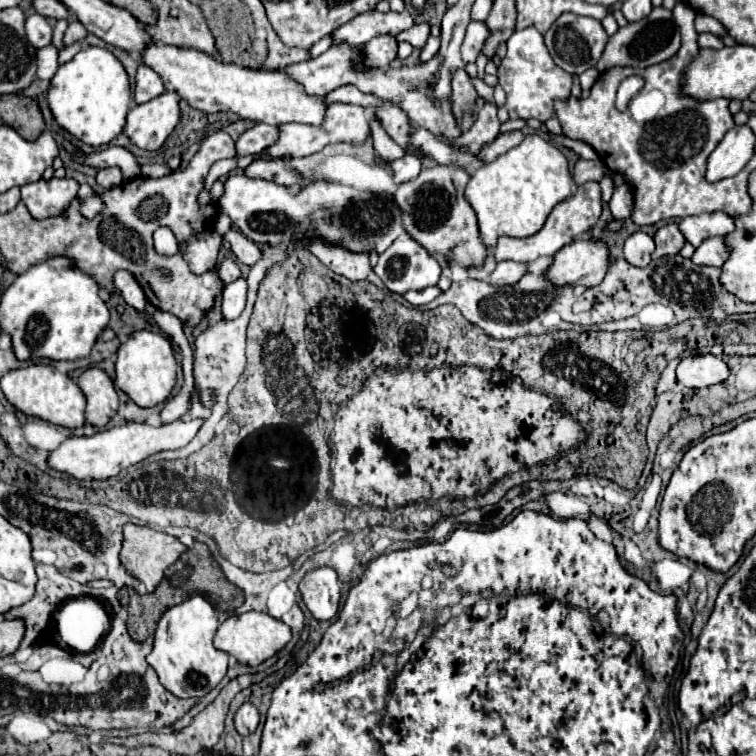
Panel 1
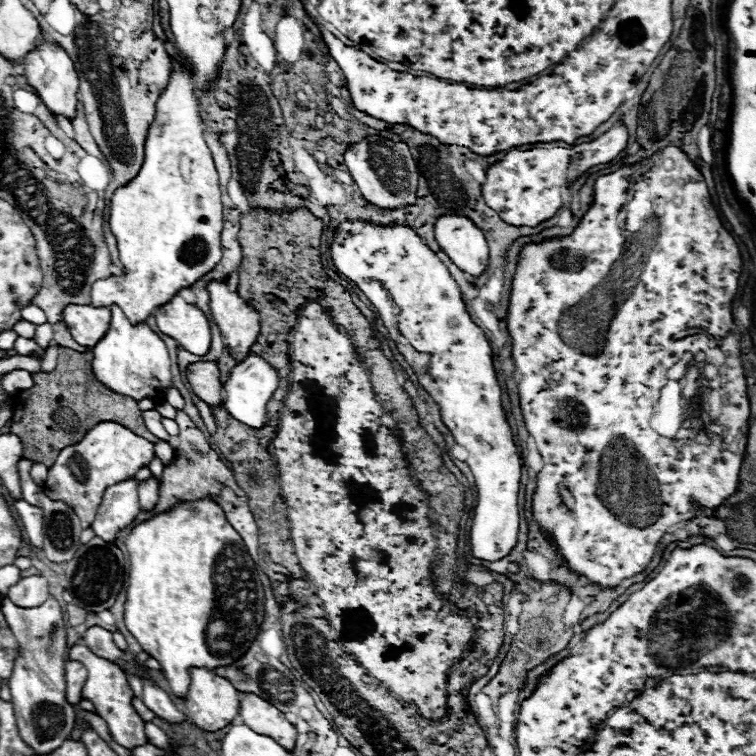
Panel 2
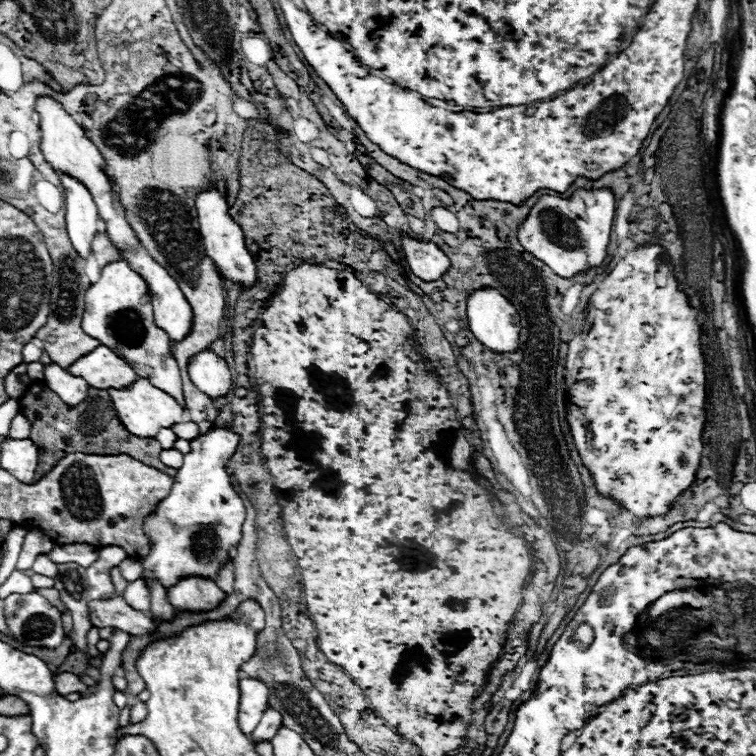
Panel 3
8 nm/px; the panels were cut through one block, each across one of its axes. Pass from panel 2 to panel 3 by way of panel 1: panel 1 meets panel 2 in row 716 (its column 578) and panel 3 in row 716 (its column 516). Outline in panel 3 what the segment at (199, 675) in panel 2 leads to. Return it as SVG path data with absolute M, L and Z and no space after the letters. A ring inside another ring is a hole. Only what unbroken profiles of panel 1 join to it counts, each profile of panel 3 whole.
M242 678L238 722L244 734L250 734L258 726L258 720L262 718L266 708L268 708L268 688L260 680Z

